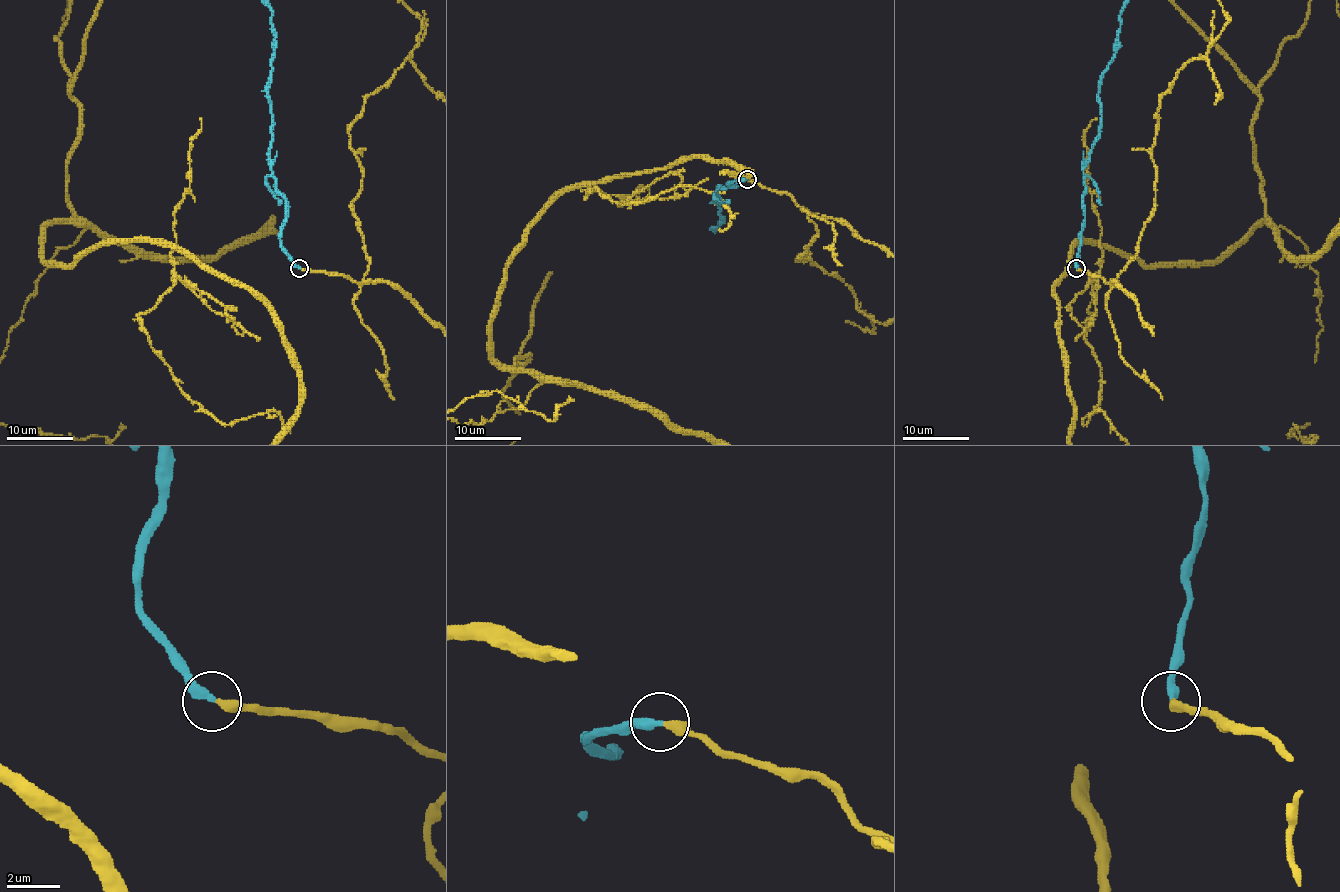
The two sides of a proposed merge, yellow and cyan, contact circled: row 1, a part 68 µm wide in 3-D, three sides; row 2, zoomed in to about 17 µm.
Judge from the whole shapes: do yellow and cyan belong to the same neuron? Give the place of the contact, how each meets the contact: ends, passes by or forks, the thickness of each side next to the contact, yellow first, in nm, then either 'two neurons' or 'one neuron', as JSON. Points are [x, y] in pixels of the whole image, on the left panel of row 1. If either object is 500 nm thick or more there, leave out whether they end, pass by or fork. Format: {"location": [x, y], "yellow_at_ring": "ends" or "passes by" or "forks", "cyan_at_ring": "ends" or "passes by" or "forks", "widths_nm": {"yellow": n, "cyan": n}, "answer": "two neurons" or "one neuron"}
{"location": [299, 268], "yellow_at_ring": "ends", "cyan_at_ring": "ends", "widths_nm": {"yellow": 360, "cyan": 340}, "answer": "one neuron"}

